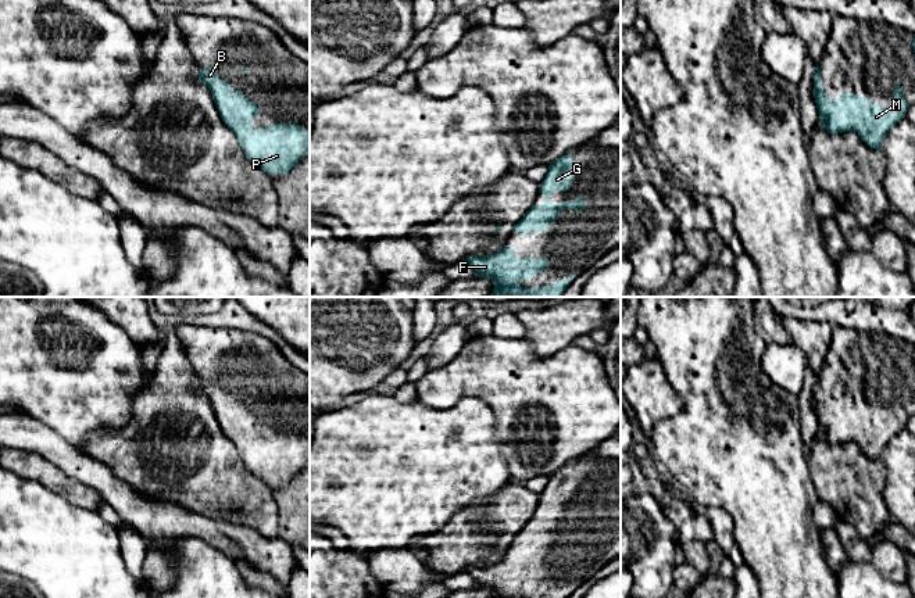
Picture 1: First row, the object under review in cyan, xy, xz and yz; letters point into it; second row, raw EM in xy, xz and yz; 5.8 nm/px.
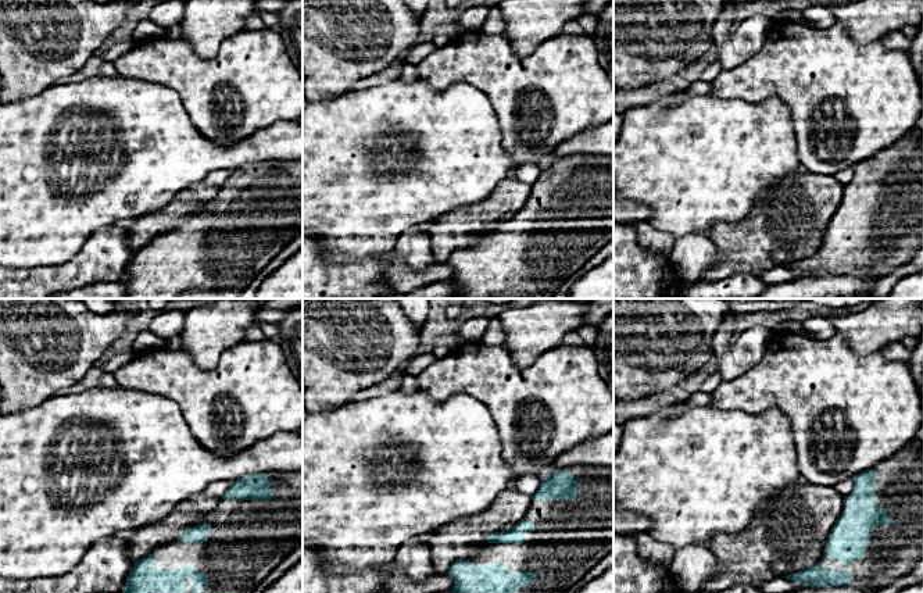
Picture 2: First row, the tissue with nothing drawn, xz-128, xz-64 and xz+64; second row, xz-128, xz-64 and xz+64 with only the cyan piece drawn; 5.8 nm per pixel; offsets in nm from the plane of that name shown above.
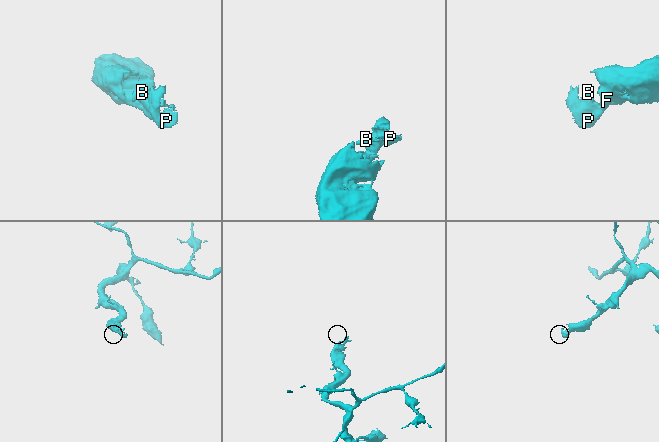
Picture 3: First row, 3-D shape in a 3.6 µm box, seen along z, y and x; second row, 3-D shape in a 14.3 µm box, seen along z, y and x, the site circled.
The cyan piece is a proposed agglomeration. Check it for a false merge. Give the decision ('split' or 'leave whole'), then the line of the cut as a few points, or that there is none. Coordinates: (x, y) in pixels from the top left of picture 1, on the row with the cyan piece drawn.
leave whole; no cut

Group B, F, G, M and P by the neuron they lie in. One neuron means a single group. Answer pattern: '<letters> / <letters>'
B F G M P

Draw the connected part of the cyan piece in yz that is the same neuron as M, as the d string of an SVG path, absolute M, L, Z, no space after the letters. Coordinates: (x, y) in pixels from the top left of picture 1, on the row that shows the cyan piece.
M816 62L814 80L814 99L819 119L828 133L857 132L861 139L872 148L882 148L889 130L905 117L908 103L900 86L894 87L894 105L886 108L873 104L853 92L839 96L833 101L822 89L822 71Z

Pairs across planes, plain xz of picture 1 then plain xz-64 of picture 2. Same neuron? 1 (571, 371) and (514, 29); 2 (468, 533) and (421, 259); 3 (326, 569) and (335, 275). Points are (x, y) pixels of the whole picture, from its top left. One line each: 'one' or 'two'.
1: two
2: two
3: one

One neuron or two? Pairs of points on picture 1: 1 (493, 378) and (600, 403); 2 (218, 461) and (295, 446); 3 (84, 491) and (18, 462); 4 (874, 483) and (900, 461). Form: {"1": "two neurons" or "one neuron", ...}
{"1": "one neuron", "2": "two neurons", "3": "one neuron", "4": "two neurons"}

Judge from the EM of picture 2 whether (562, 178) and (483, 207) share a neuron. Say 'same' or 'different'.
different

